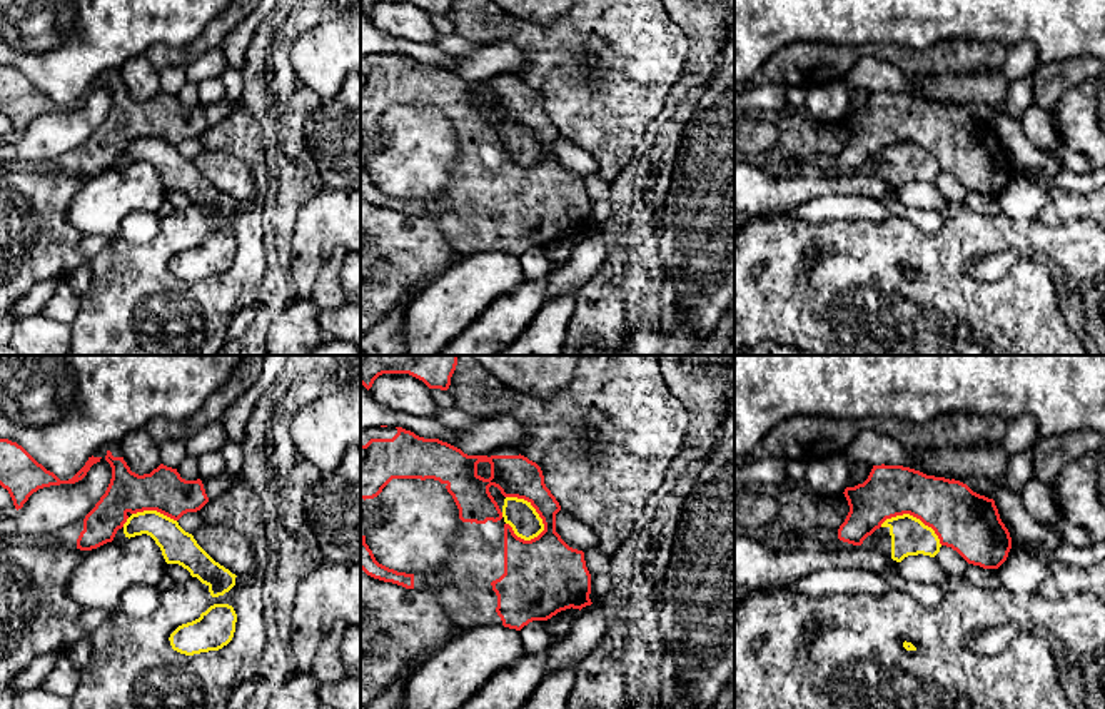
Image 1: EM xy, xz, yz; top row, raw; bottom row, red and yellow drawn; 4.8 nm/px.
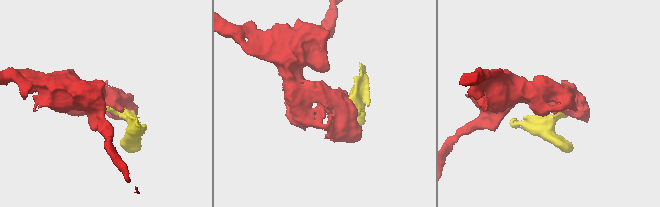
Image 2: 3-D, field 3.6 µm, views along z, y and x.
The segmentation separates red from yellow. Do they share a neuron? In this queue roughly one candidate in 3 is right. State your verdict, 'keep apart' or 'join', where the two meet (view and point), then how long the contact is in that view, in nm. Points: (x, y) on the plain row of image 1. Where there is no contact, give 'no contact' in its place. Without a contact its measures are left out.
keep apart; contact xz (534, 134); length 260 nm

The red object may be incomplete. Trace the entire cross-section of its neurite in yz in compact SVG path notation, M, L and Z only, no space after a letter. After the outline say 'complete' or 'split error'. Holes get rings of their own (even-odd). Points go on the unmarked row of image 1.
M873 92L863 110L845 115L850 138L838 155L838 165L861 172L886 145L910 140L931 153L941 172L956 177L968 190L998 195L1008 184L1012 163L993 125L973 118L966 110L926 102L903 92Z; complete

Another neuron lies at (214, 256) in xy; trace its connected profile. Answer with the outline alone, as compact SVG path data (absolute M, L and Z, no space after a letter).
M214 230L199 245L179 252L169 264L174 277L194 282L219 277L235 259L237 240L229 230Z

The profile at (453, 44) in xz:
M456 33L439 35L436 47L444 53L449 53L454 57L464 57L481 48L481 45L469 42Z

